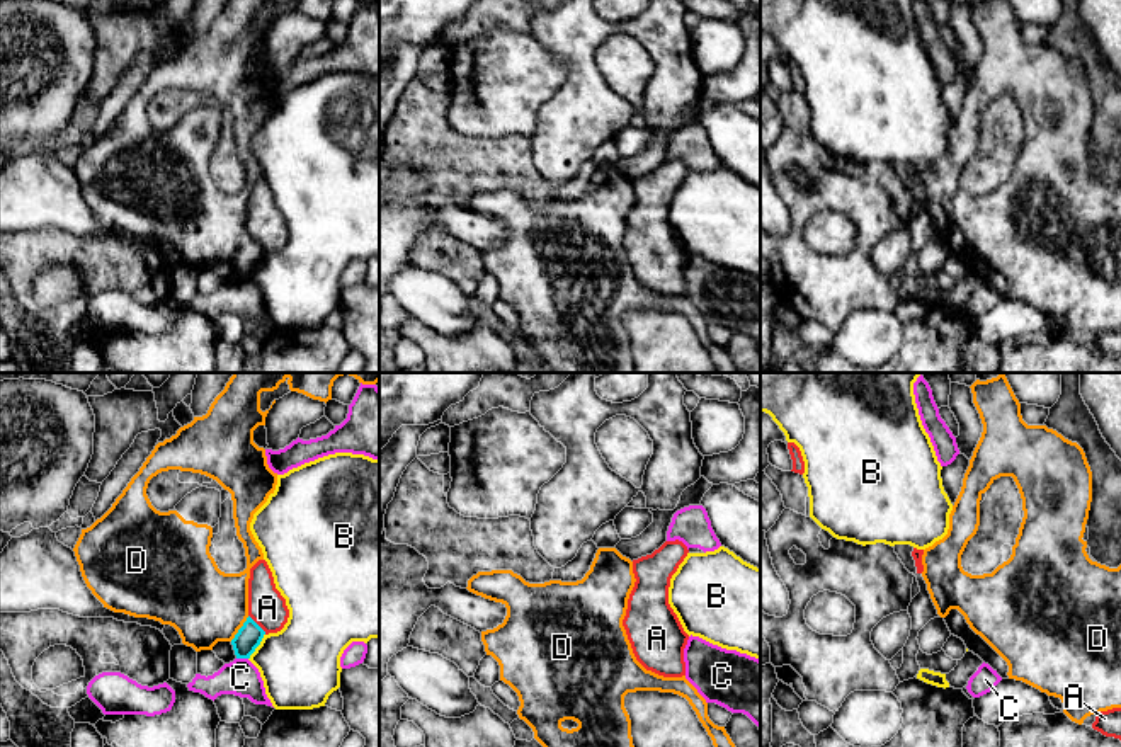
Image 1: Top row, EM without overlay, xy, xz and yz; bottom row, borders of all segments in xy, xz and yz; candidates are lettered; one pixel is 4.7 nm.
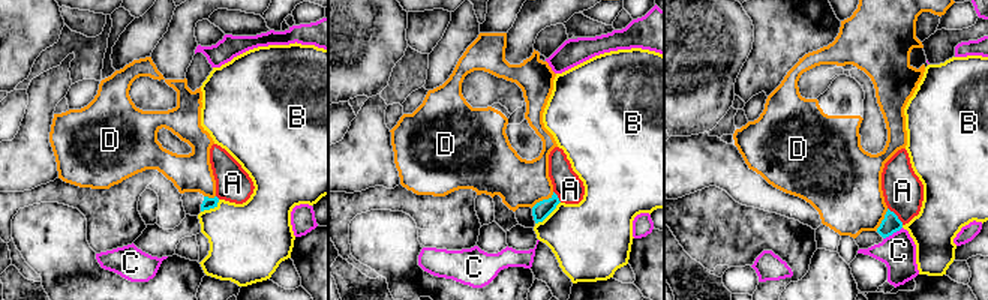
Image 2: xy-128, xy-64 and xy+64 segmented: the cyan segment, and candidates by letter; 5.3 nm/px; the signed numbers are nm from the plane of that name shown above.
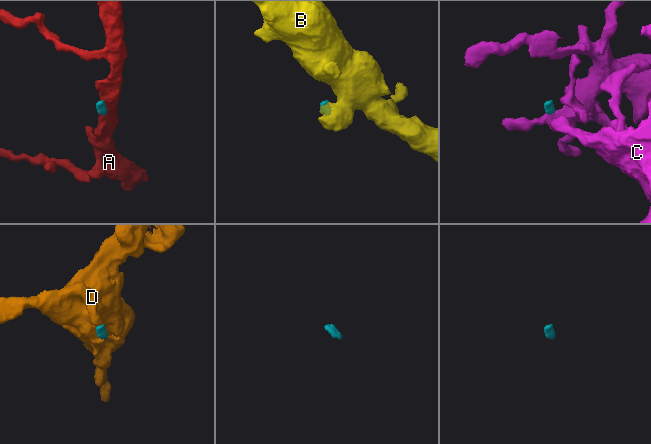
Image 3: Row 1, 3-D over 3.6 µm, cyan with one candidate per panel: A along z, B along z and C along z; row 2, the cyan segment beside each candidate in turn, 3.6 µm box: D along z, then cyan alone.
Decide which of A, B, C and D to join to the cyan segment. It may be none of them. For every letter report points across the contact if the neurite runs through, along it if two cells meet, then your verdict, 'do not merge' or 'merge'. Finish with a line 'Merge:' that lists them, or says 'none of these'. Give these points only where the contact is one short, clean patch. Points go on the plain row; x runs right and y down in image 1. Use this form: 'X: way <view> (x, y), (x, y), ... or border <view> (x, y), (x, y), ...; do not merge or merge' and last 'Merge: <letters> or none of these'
A: border xy (249, 233), (266, 252); do not merge
B: border xy (264, 252), (249, 278); do not merge
C: border xy (237, 276), (247, 278); do not merge
D: way xy (249, 256), (240, 247), (215, 227), (204, 223); merge
Merge: D

